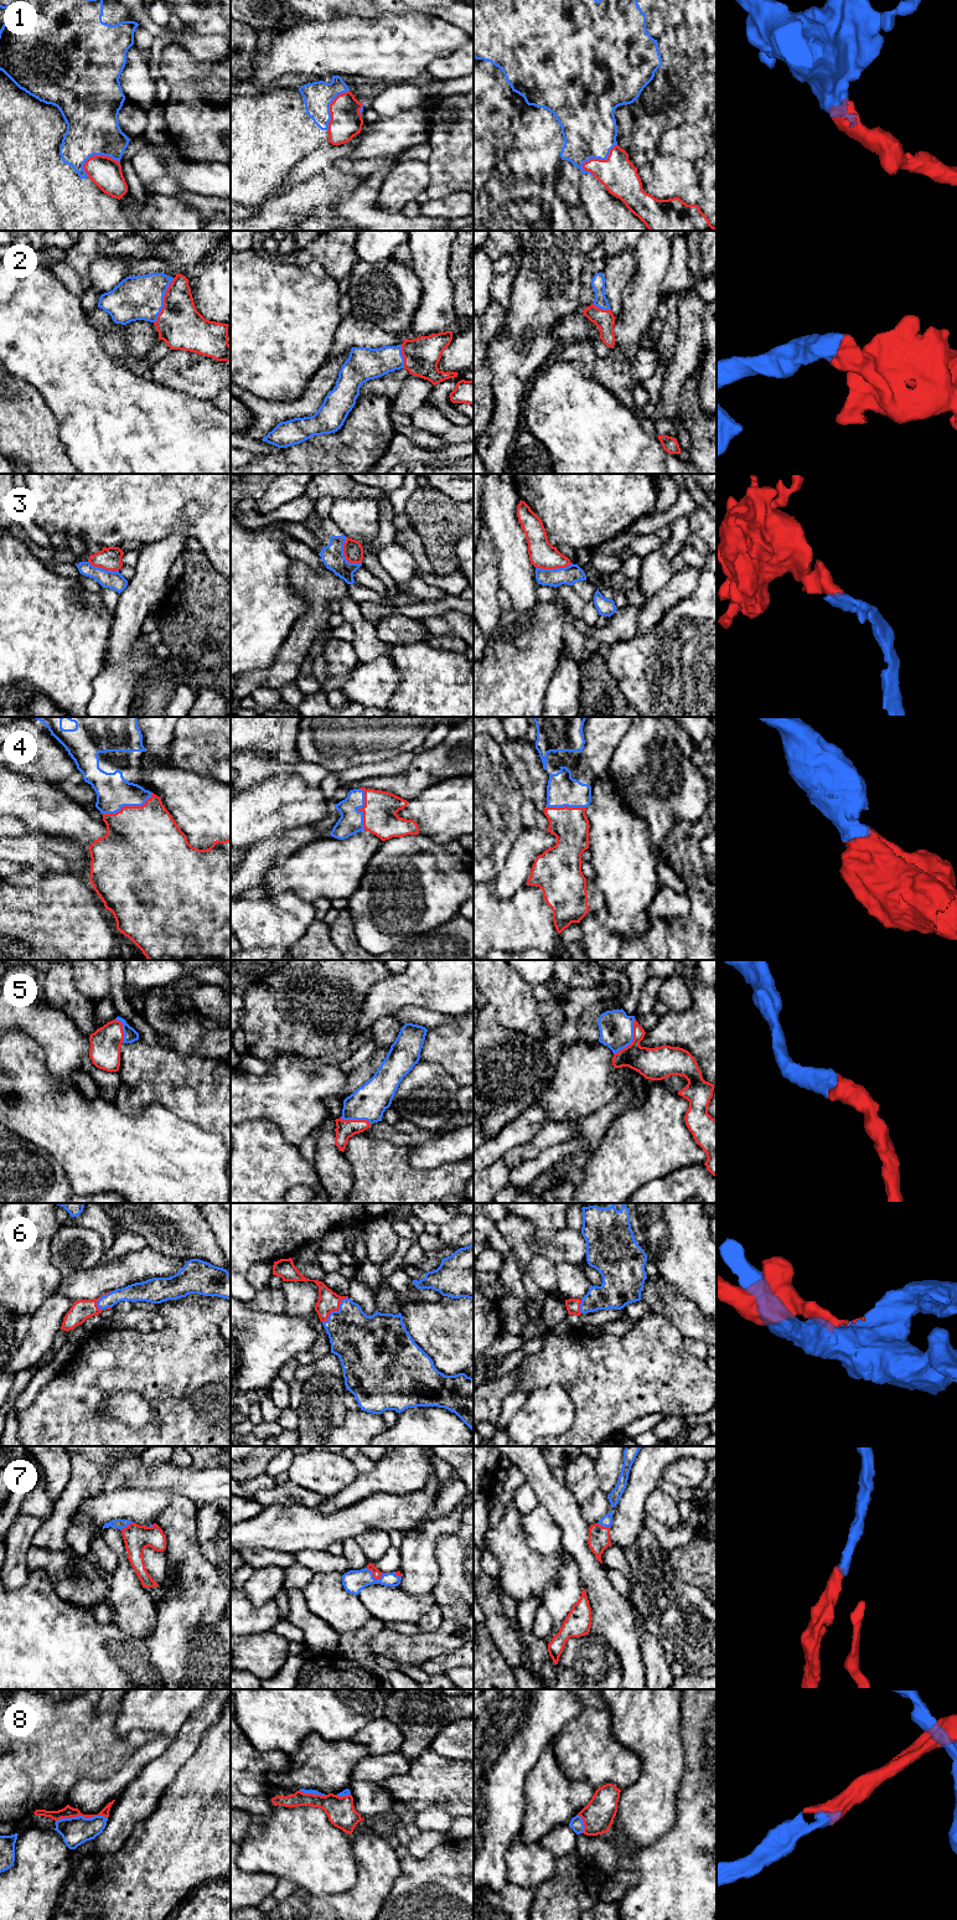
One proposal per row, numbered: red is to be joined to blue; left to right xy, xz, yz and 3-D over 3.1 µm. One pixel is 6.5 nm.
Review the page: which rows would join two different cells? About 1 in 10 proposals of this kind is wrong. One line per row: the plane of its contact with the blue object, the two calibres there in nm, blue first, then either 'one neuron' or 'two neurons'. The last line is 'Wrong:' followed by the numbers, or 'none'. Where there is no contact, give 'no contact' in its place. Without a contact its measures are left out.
1: yz | 360/240 nm | one neuron
2: xy | 280/300 nm | one neuron
3: xz | 150/130 nm | two neurons
4: xy | 220/460 nm | one neuron
5: yz | 220/220 nm | one neuron
6: xz | 340/140 nm | one neuron
7: xz | 150/60 nm | one neuron
8: xy | 190/80 nm | one neuron
Wrong: 3

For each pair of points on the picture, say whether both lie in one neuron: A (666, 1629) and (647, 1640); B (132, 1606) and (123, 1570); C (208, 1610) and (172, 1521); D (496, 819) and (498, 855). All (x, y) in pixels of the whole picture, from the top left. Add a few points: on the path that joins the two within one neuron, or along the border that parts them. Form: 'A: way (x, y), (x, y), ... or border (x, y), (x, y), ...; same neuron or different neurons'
A: border (637, 1613), (642, 1625), (666, 1651); different neurons
B: way (127, 1598), (124, 1579); same neuron
C: way (197, 1588), (194, 1569), (182, 1543); same neuron
D: way (496, 827), (497, 846); same neuron

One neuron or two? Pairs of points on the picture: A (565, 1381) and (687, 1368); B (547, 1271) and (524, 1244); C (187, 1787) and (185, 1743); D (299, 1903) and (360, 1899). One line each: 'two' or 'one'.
A: one
B: two
C: two
D: one

